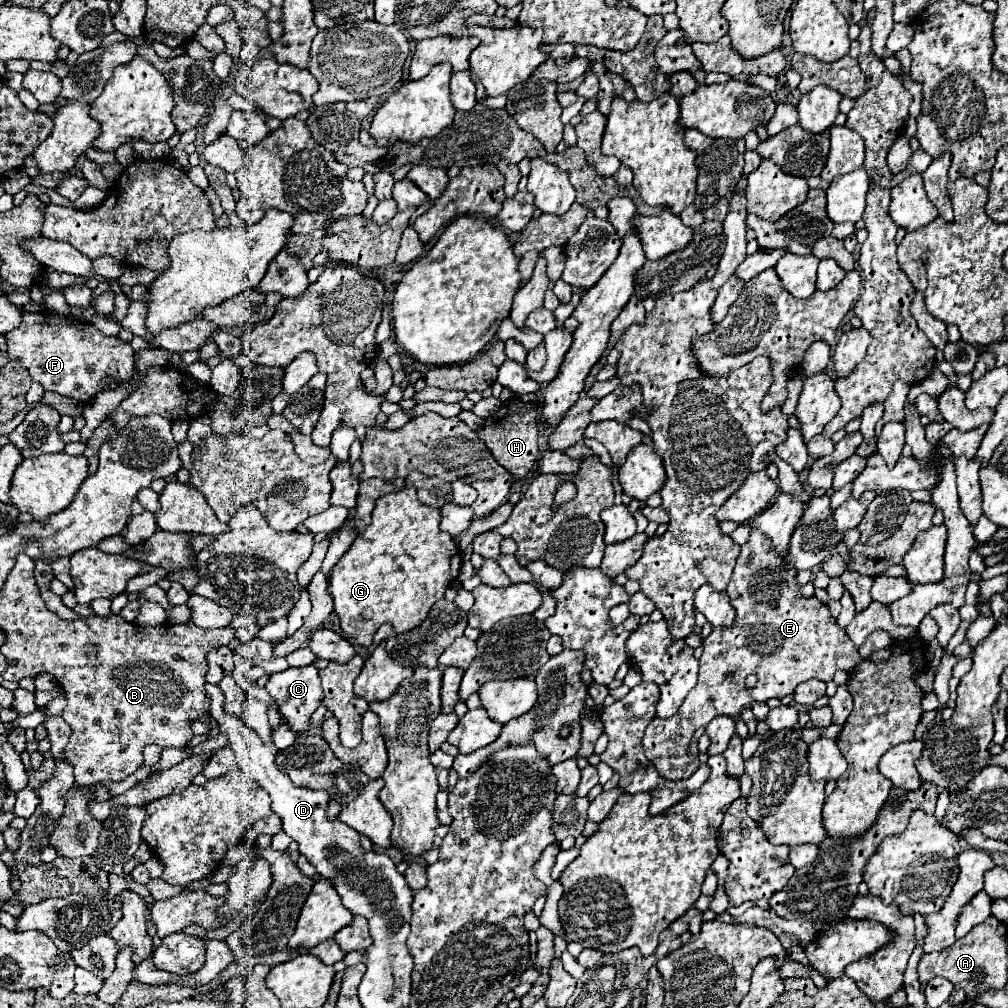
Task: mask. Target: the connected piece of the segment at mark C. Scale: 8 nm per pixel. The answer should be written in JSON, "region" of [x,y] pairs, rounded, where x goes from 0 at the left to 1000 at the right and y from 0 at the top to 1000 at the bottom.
{"region":[[[313,661],[286,663],[268,671],[264,685],[270,692],[276,692],[278,708],[284,718],[302,728],[308,722],[308,710],[319,698],[319,681]]]}

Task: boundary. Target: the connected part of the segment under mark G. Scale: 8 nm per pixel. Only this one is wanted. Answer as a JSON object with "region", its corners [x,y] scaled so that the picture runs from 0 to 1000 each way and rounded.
{"region":[[[399,484],[397,488],[383,490],[373,498],[367,522],[353,532],[347,546],[327,567],[325,587],[331,595],[337,621],[345,633],[353,635],[357,641],[367,641],[373,625],[383,617],[387,617],[391,625],[399,629],[419,619],[427,603],[440,593],[442,583],[454,573],[456,552],[450,534],[437,526],[437,516],[437,506],[421,502],[413,492],[413,484]]]}

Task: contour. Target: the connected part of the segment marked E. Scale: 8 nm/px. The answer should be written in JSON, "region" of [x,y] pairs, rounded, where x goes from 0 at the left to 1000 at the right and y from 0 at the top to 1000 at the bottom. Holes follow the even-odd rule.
{"region":[[[746,524],[744,536],[736,542],[720,587],[726,595],[726,603],[730,605],[728,619],[722,623],[708,623],[706,629],[698,633],[698,649],[694,653],[692,679],[688,681],[685,690],[681,690],[673,708],[659,714],[649,712],[643,718],[639,734],[637,734],[641,752],[651,760],[655,770],[663,774],[681,774],[690,766],[694,756],[690,750],[685,748],[685,734],[688,726],[692,722],[698,722],[710,710],[734,712],[736,704],[744,702],[740,700],[740,688],[744,696],[762,696],[764,692],[778,692],[786,688],[790,681],[796,677],[802,677],[806,673],[823,677],[829,665],[843,667],[855,655],[851,649],[851,643],[843,639],[841,629],[835,623],[831,623],[829,613],[825,613],[821,601],[810,595],[808,591],[798,593],[794,589],[794,579],[790,577],[788,560],[784,560],[778,552],[768,552],[768,542],[764,540],[764,534],[756,532],[752,524]],[[742,669],[750,669],[752,677],[748,683],[740,685],[738,675]]]}

